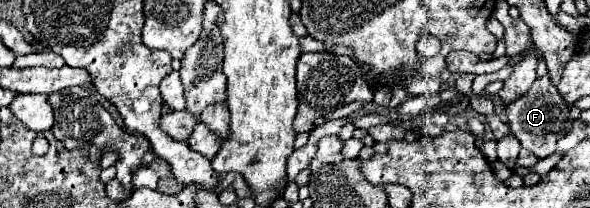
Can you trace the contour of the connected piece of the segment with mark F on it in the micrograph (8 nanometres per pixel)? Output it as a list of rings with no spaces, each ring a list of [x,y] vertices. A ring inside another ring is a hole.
[[[549,76],[535,80],[531,90],[527,90],[527,94],[523,94],[515,102],[507,104],[505,112],[507,112],[511,132],[517,136],[521,146],[531,150],[539,160],[553,154],[557,140],[561,136],[565,136],[573,126],[573,122],[569,118],[569,110],[567,110],[567,106],[563,106],[563,100],[559,98],[557,88],[553,88]]]

